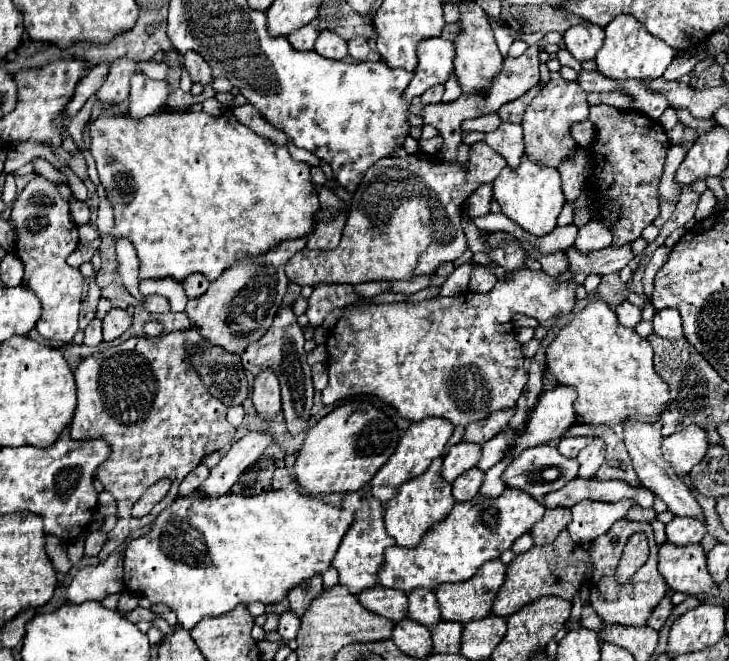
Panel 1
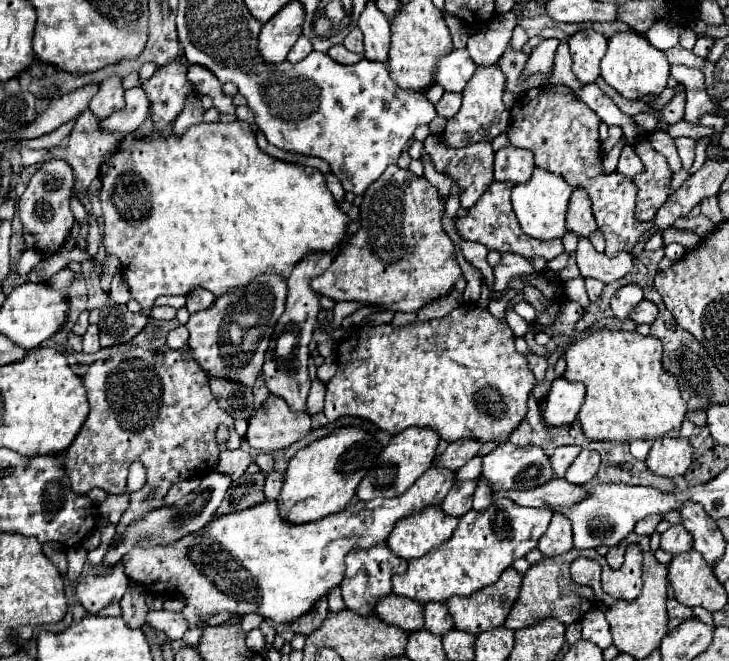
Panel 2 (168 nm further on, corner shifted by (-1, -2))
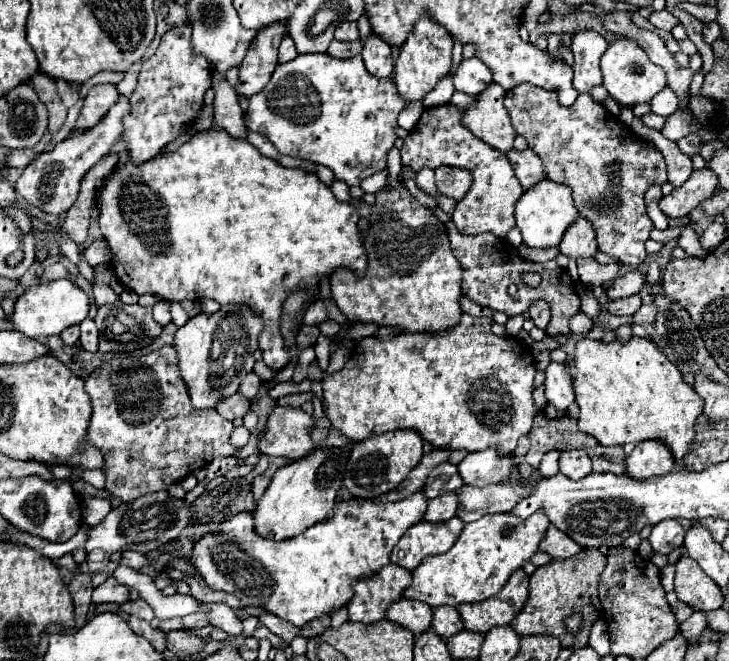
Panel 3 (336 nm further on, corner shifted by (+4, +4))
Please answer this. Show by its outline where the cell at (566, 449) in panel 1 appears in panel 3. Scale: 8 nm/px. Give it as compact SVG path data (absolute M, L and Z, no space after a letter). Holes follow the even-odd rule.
M550 451L550 453L546 453L544 457L542 457L542 461L540 461L540 473L544 475L544 477L554 477L556 473L558 473L558 459L560 459L560 451Z

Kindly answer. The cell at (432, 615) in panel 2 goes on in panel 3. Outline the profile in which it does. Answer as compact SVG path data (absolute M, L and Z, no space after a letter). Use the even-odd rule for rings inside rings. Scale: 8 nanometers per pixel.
M442 605L442 609L434 609L434 617L432 617L434 633L438 633L440 637L450 637L462 629L464 625L456 609L446 609L446 605Z

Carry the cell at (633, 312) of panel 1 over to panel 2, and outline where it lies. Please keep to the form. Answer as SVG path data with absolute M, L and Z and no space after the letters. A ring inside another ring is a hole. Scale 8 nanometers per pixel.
M625 285L611 297L611 309L617 319L627 319L631 307L643 301L643 289L639 285Z

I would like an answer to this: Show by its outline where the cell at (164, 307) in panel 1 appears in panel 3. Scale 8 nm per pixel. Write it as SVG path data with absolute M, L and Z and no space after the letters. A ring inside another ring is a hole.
M158 301L154 307L152 307L152 315L154 319L160 323L160 325L166 325L170 323L170 303L168 301Z

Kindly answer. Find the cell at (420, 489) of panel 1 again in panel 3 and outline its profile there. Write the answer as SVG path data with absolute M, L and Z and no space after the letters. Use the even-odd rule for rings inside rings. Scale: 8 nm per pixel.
M458 517L442 523L430 523L422 519L400 537L398 545L392 549L390 561L404 569L414 569L424 557L446 553L458 539L462 527L464 521Z

